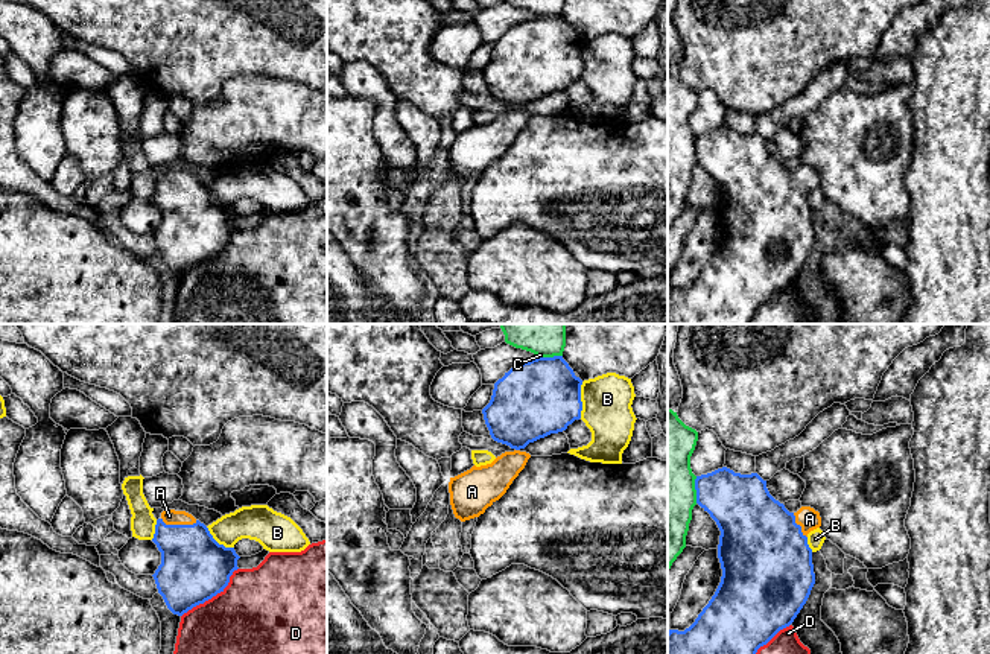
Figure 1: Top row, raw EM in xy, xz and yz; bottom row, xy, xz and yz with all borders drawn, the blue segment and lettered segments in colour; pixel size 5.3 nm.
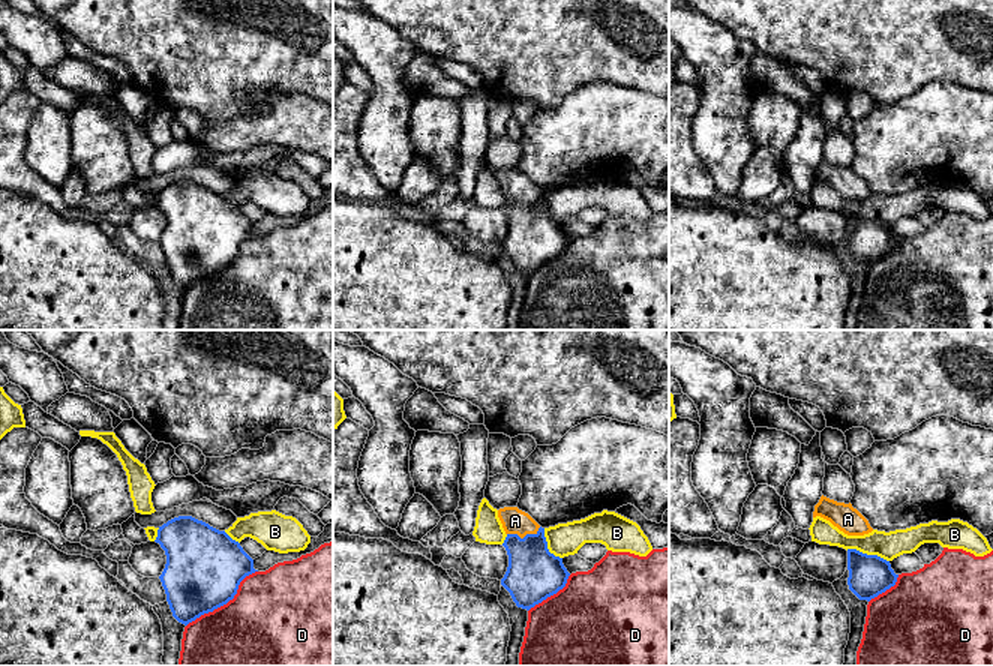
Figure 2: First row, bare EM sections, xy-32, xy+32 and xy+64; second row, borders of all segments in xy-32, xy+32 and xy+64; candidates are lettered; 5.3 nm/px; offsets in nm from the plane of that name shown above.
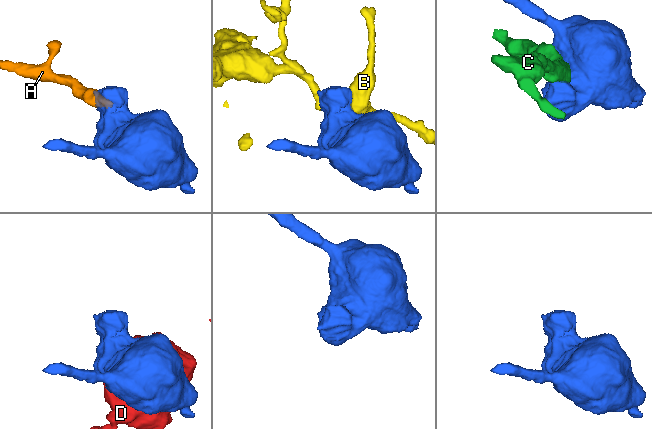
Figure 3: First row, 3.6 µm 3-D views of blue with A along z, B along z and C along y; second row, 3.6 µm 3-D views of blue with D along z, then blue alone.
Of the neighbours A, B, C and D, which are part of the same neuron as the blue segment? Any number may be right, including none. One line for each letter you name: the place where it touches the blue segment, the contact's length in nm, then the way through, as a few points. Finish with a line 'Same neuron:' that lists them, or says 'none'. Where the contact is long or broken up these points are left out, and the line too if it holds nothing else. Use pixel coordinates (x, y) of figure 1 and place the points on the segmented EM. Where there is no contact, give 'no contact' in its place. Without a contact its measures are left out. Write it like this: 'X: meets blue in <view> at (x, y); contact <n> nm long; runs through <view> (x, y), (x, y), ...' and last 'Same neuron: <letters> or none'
A: meets blue in xy at (178, 525); contact 190 nm long; runs through xy (195, 568), (178, 525), (169, 516)
Same neuron: A

